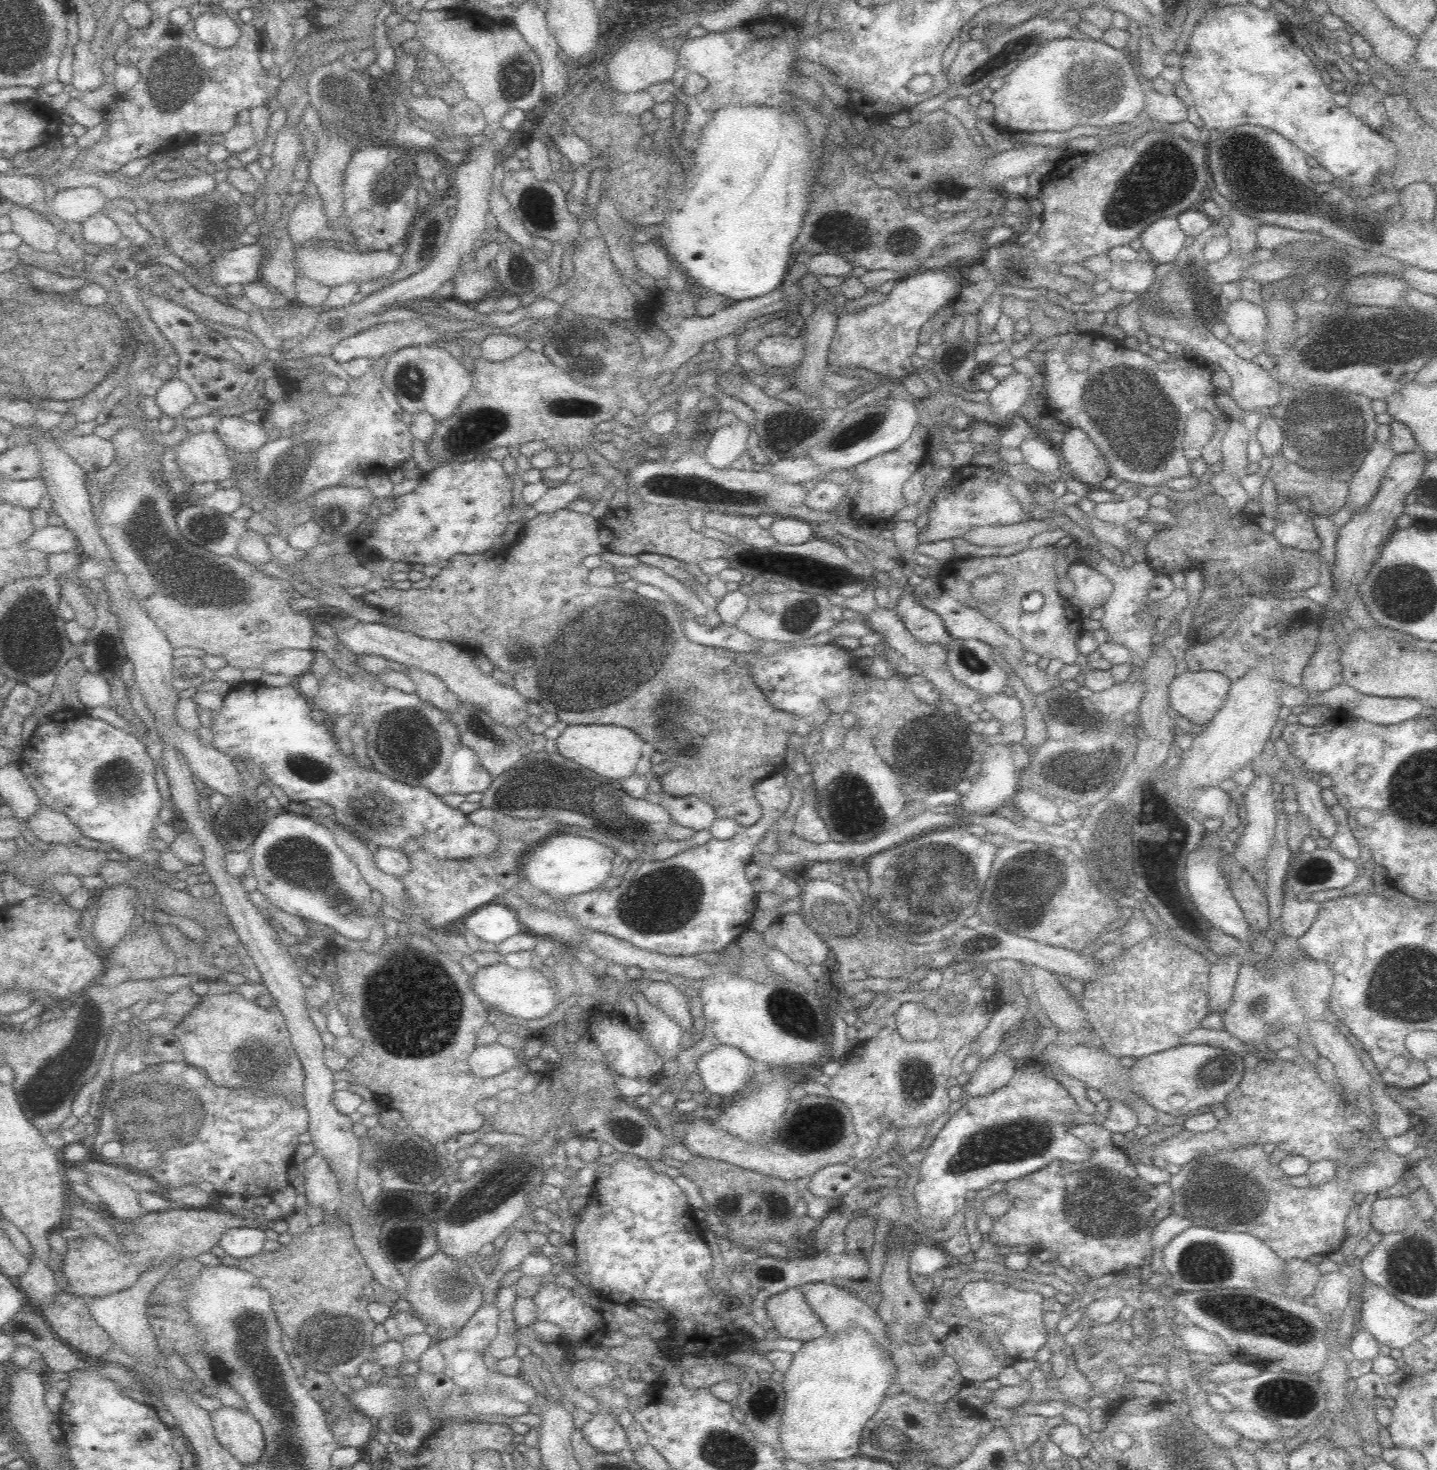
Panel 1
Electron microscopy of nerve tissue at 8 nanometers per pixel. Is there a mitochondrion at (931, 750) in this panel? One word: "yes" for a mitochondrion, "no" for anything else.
yes

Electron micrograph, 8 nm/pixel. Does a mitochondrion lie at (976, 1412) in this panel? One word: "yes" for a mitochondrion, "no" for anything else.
no

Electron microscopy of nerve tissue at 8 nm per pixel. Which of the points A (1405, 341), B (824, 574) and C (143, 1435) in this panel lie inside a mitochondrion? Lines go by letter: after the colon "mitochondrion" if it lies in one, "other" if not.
A: mitochondrion
B: mitochondrion
C: mitochondrion

